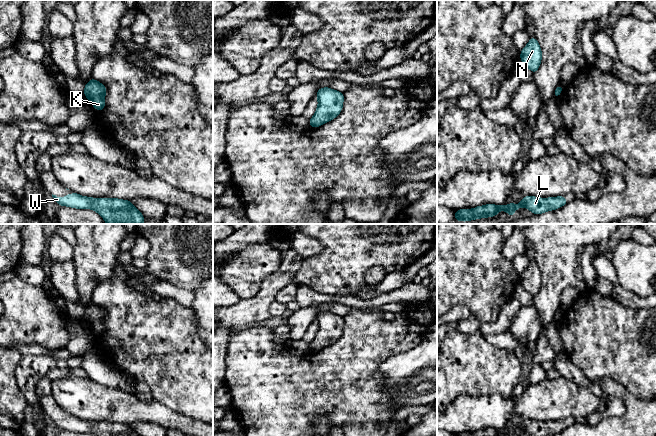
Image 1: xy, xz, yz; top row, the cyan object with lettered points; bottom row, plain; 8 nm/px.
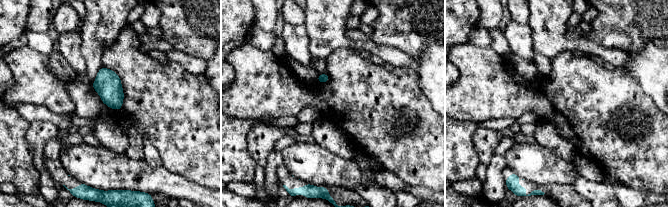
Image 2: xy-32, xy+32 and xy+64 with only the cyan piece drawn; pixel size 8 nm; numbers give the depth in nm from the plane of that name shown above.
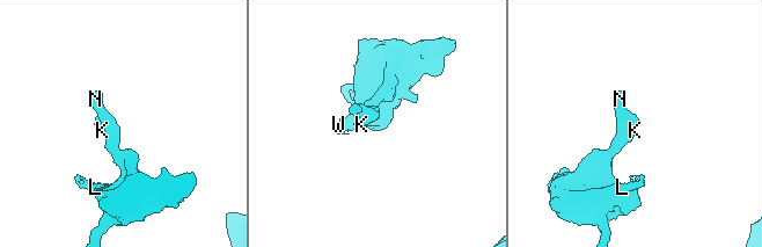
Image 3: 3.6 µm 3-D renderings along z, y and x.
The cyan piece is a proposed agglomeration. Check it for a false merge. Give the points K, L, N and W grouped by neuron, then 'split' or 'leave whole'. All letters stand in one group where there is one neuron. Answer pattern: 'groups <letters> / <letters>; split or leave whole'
groups K L N W; leave whole

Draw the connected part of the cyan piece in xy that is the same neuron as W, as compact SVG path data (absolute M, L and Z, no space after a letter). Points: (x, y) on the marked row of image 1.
M75 192L65 195L64 198L53 194L52 197L60 206L92 209L105 220L106 224L143 224L145 221L142 213L129 200L92 198Z

